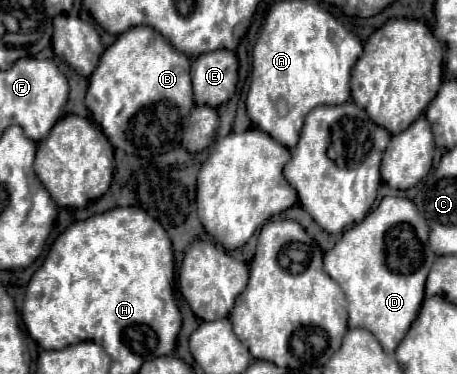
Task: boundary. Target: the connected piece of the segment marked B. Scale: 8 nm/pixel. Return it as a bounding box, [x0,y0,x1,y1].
[86,25,194,157]

